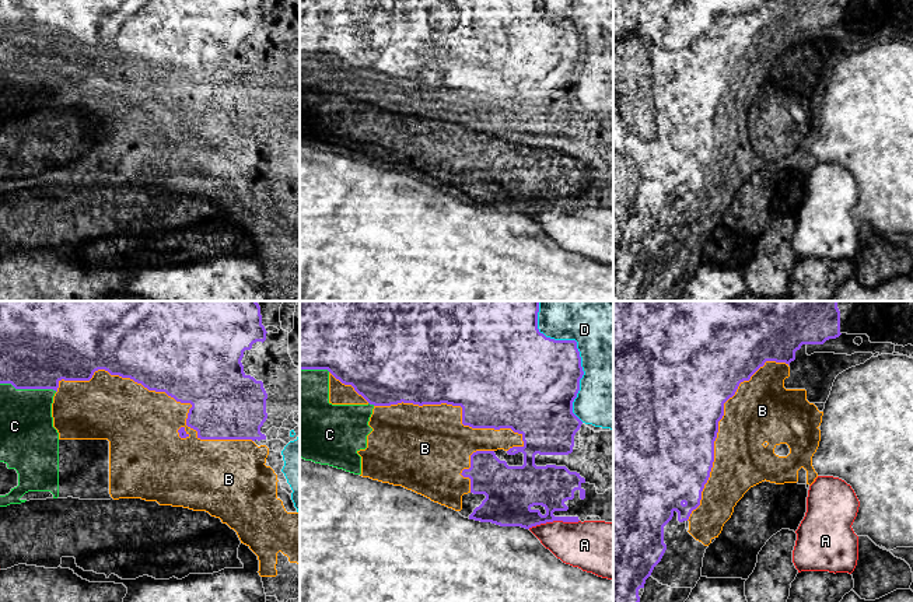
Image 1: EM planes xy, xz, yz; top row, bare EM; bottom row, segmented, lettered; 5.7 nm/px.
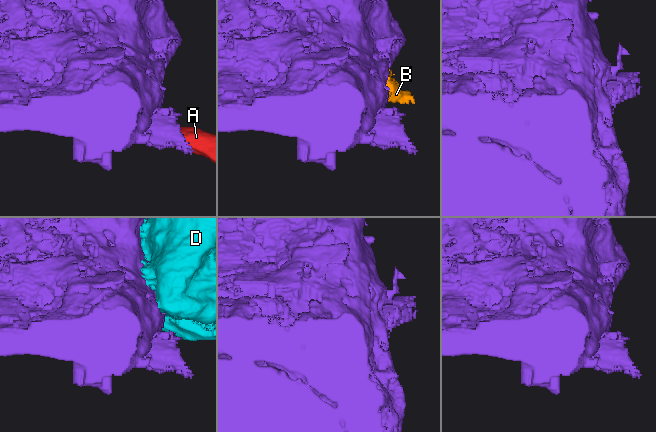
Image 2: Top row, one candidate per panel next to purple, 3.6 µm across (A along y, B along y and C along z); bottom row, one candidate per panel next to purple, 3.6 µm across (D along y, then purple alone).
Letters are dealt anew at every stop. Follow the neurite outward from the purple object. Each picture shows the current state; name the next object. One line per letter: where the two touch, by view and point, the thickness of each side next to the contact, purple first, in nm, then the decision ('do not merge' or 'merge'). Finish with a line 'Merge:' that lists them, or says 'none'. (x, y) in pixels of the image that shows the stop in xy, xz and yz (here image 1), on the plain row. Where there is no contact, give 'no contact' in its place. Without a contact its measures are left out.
A: meets purple in xz at (553, 206); 240 nm thick on the purple side, 280 nm on the other; do not merge
B: meets purple in xy at (168, 81); 500 nm thick on the purple side, 420 nm on the other; do not merge
C: meets purple in xy at (28, 74); 440 nm thick on the purple side, 320 nm on the other; do not merge
D: meets purple in xz at (579, 42); 440 nm thick on the purple side, 380 nm on the other; do not merge
Merge: none

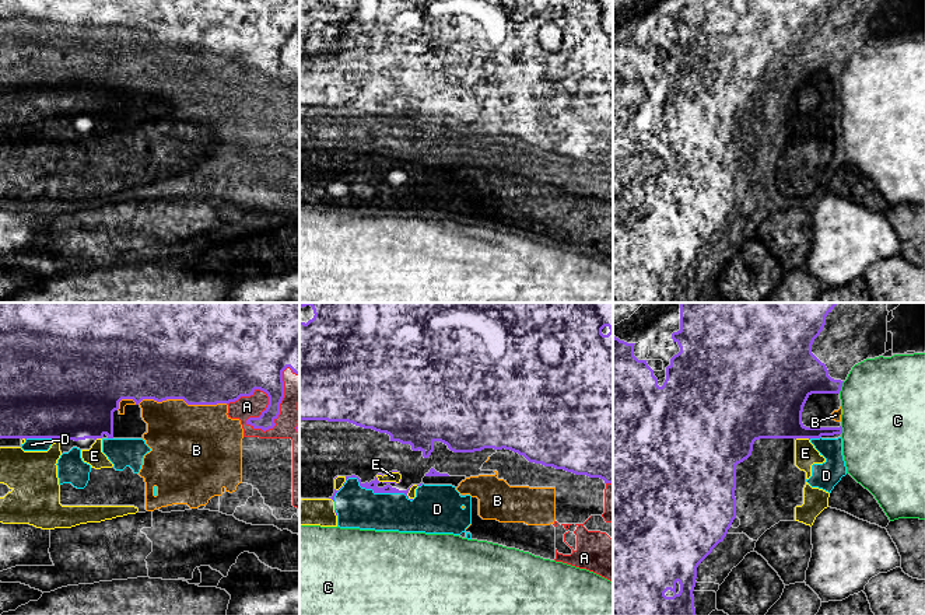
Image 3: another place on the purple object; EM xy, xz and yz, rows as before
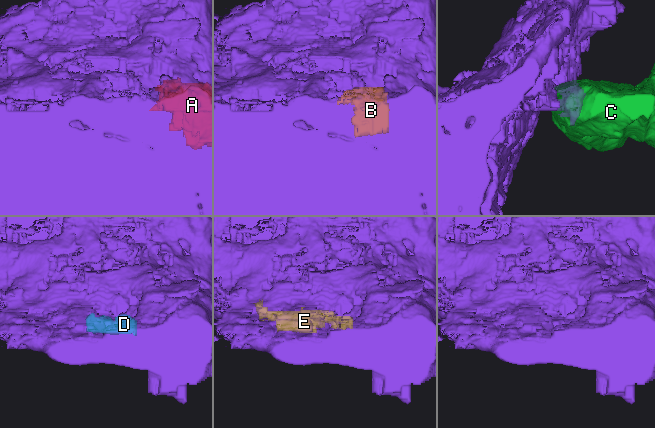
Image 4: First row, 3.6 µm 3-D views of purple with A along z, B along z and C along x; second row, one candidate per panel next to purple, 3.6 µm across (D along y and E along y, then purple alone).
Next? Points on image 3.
A: meets purple in xy at (258, 114); 110 nm thick on the purple side, 130 nm on the other; do not merge
B: meets purple in xy at (170, 84); 500 nm thick on the purple side, 400 nm on the other; do not merge
C: meets purple in yz at (841, 72); 260 nm thick on the purple side, 480 nm on the other; do not merge
D: meets purple in xz at (371, 174); 50 nm thick on the purple side, 240 nm on the other; do not merge
E: meets purple in xz at (386, 160); 50 nm thick on the purple side, 60 nm on the other; do not merge
Merge: none

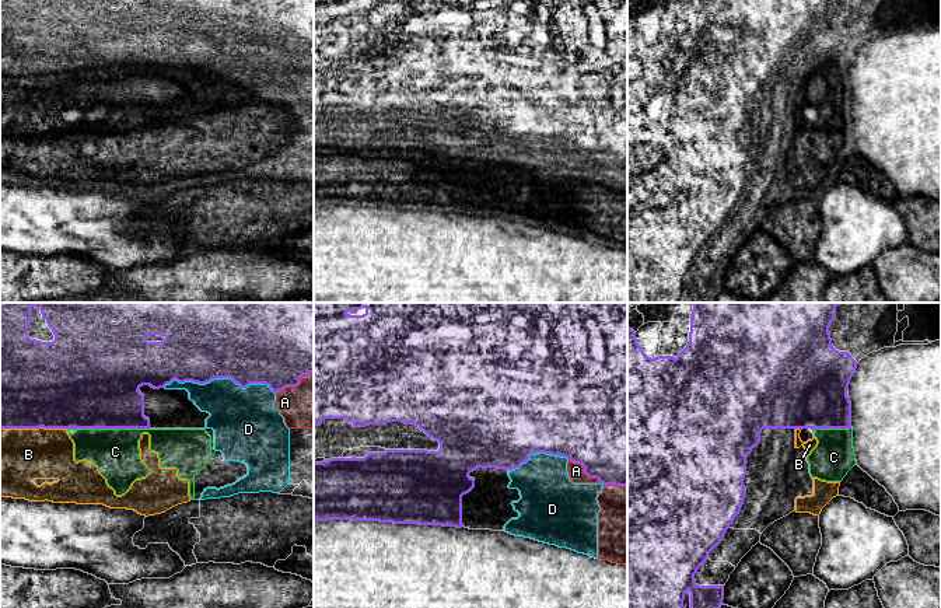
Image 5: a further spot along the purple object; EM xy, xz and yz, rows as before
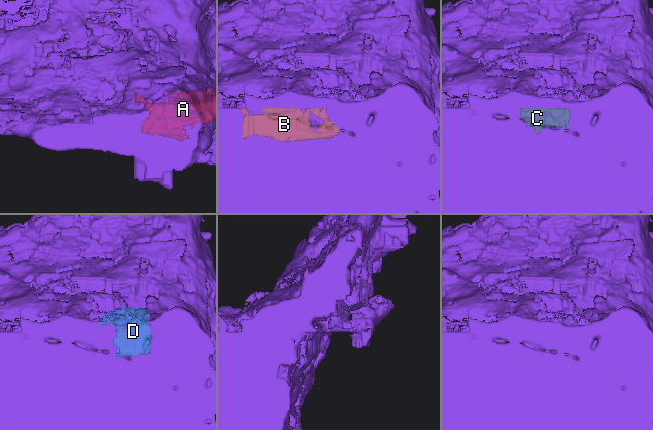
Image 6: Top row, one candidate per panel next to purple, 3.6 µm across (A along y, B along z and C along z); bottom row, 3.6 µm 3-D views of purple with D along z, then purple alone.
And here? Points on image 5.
A: meets purple in xz at (584, 157); 480 nm thick on the purple side, 100 nm on the other; do not merge
B: meets purple in xy at (34, 114); 500 nm thick on the purple side, 380 nm on the other; do not merge
C: meets purple in xy at (108, 114); 480 nm thick on the purple side, 280 nm on the other; do not merge
D: meets purple in xy at (219, 63); 400 nm thick on the purple side, 320 nm on the other; do not merge
Merge: none

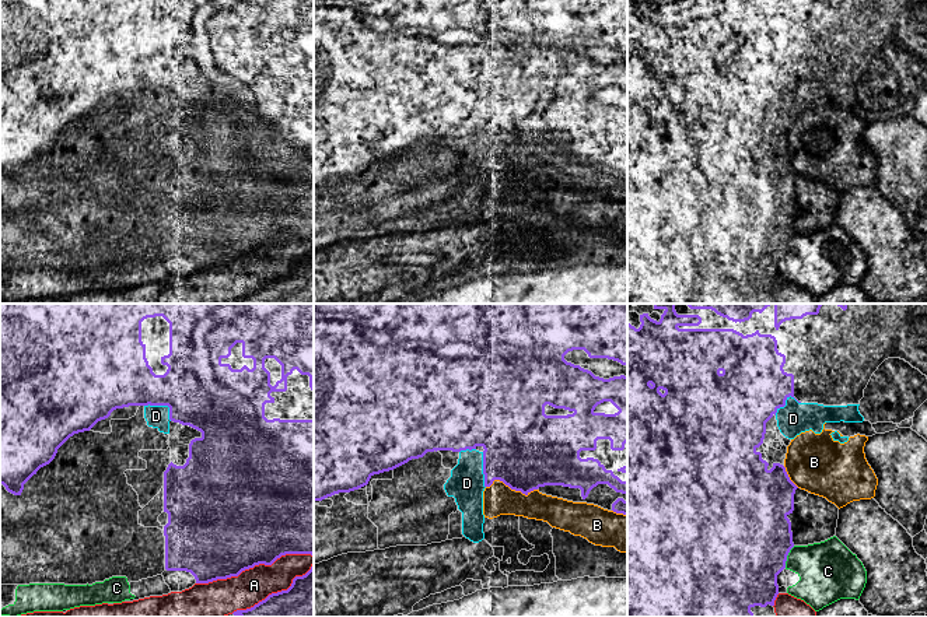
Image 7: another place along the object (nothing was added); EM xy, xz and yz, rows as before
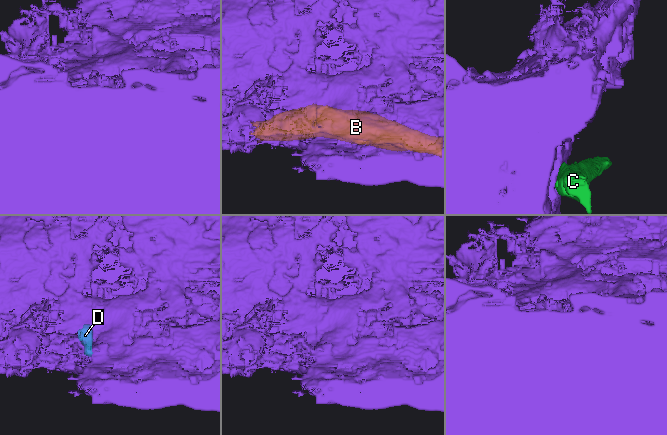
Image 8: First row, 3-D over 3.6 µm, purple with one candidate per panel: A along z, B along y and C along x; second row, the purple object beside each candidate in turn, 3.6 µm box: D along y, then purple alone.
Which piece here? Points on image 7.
A: meets purple in xy at (254, 252); 500 nm thick on the purple side, 200 nm on the other; do not merge
B: meets purple in xz at (511, 175); 460 nm thick on the purple side, 180 nm on the other; do not merge
C: meets purple in yz at (786, 244); 500 nm thick on the purple side, 320 nm on the other; do not merge
D: meets purple in xy at (163, 91); 400 nm thick on the purple side, 130 nm on the other; merge
Merge: D

